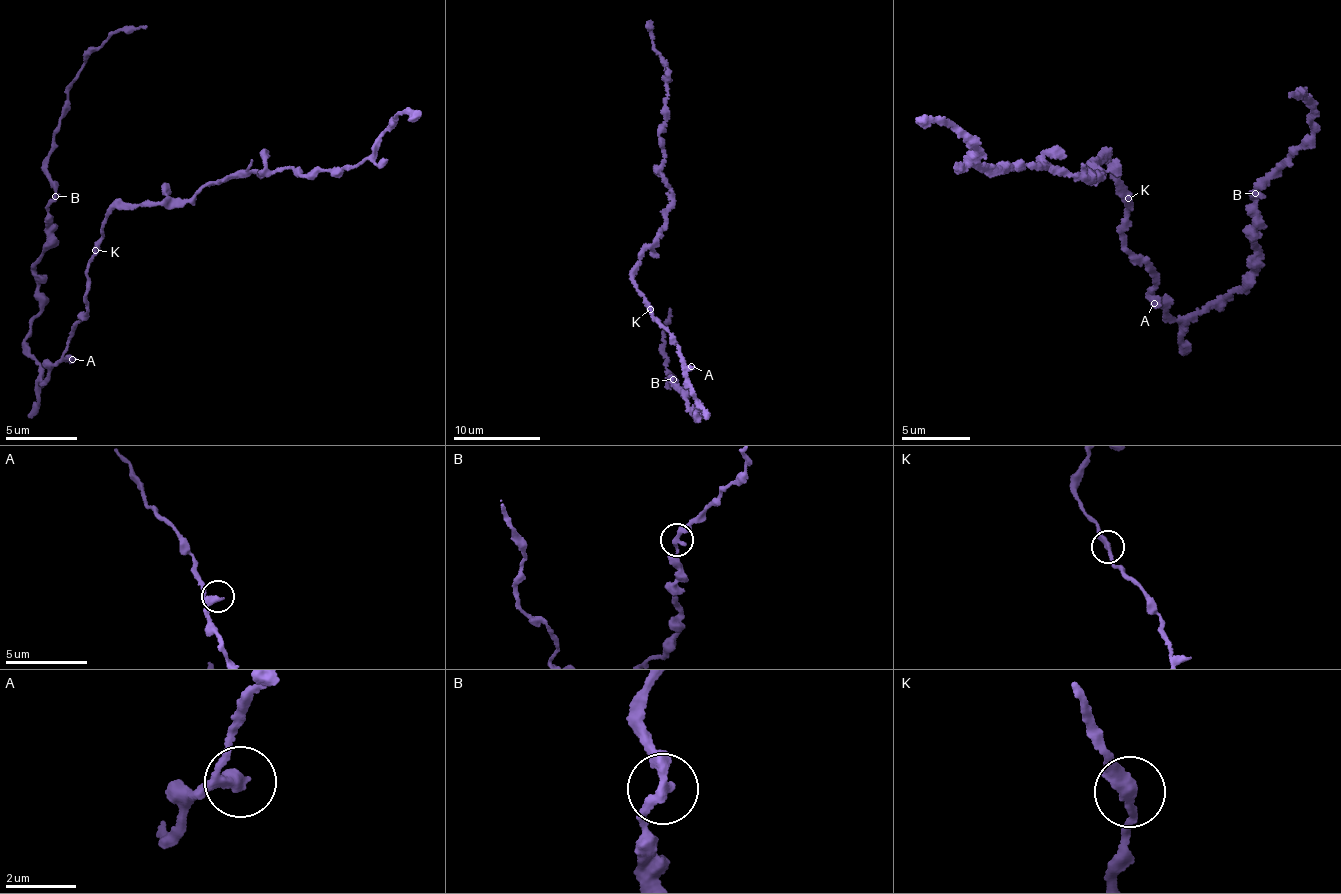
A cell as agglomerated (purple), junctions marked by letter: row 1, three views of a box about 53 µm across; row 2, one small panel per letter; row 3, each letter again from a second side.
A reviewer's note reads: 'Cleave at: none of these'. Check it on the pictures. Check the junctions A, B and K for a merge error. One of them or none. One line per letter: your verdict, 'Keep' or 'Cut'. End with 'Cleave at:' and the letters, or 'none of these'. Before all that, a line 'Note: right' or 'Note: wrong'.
Note: right
A: Keep
B: Keep
K: Keep
Cleave at: none of these

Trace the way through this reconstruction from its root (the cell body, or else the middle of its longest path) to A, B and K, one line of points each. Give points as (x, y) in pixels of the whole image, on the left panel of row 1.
A: (85, 304), (87, 313), (79, 319), (81, 323), (72, 332), (64, 350), (72, 359)
B: (85, 304), (64, 360), (41, 381), (26, 348), (40, 309), (34, 261), (44, 253), (47, 202), (55, 196)
K: (85, 304), (88, 266), (92, 252), (97, 250)

